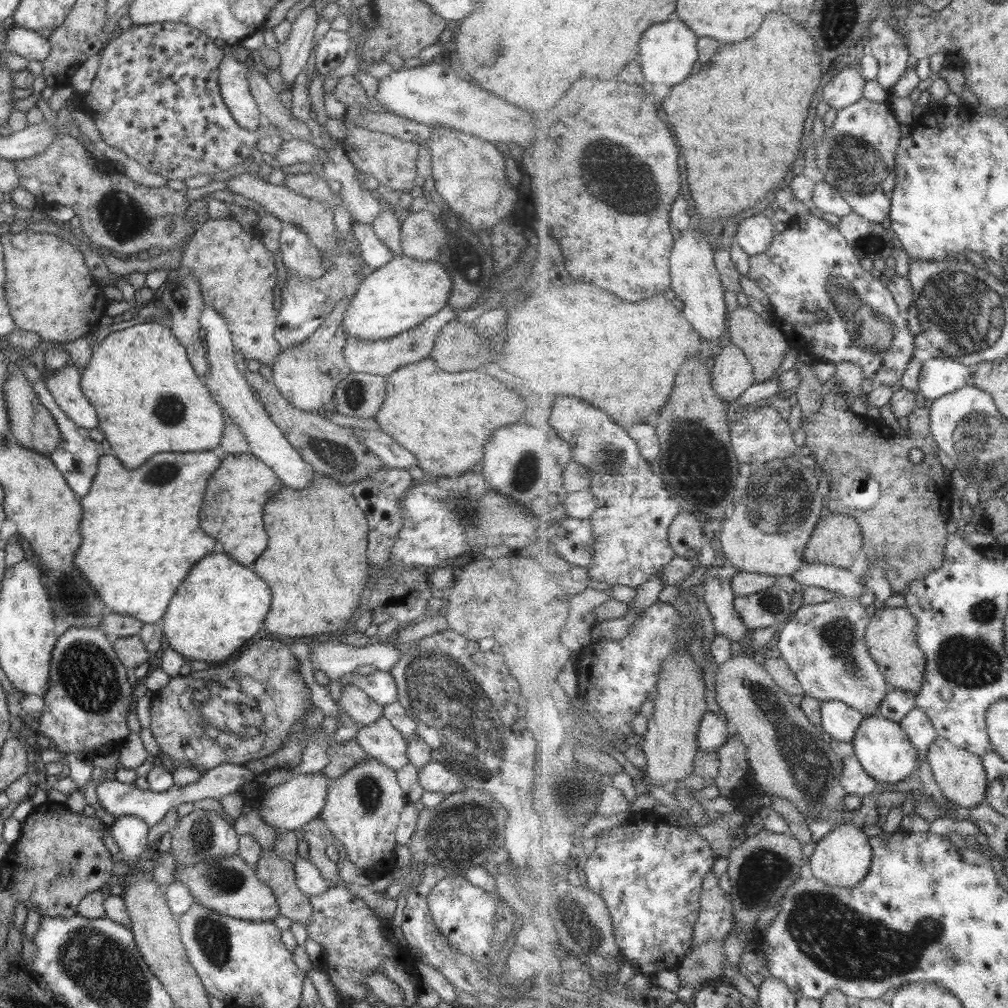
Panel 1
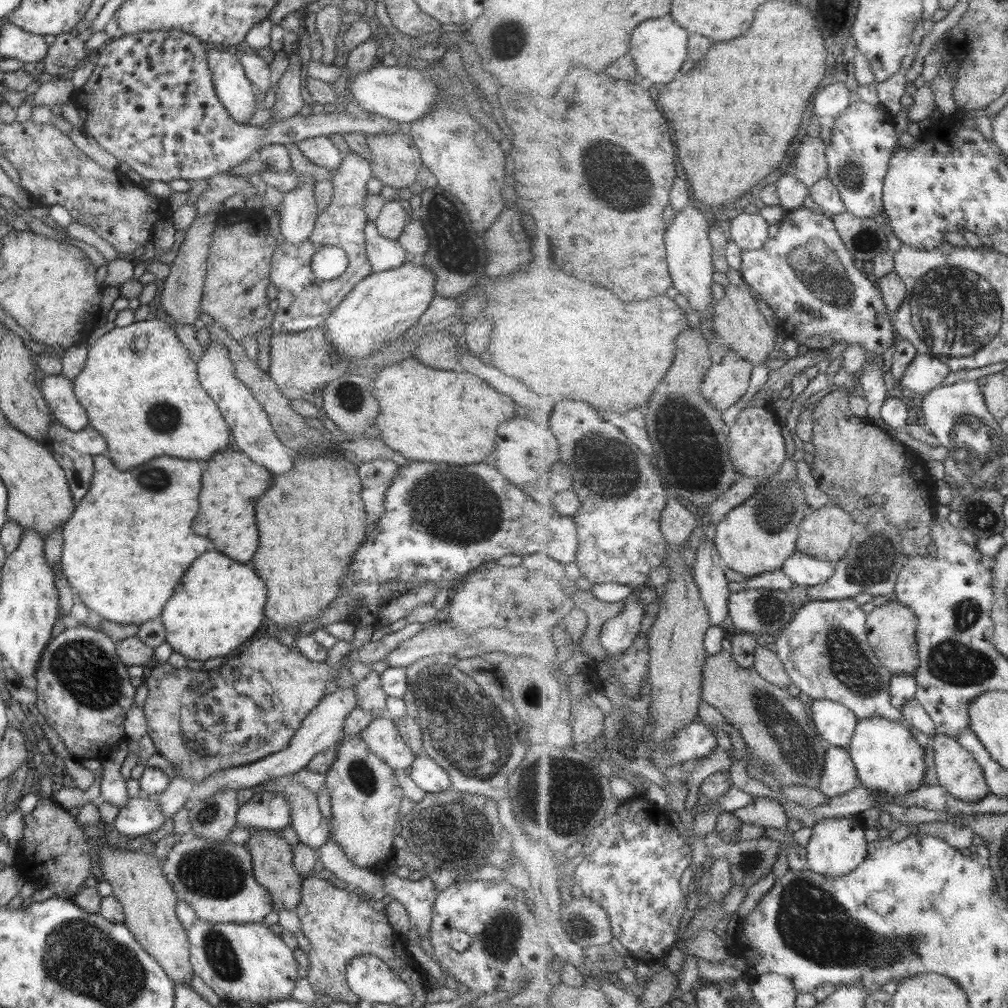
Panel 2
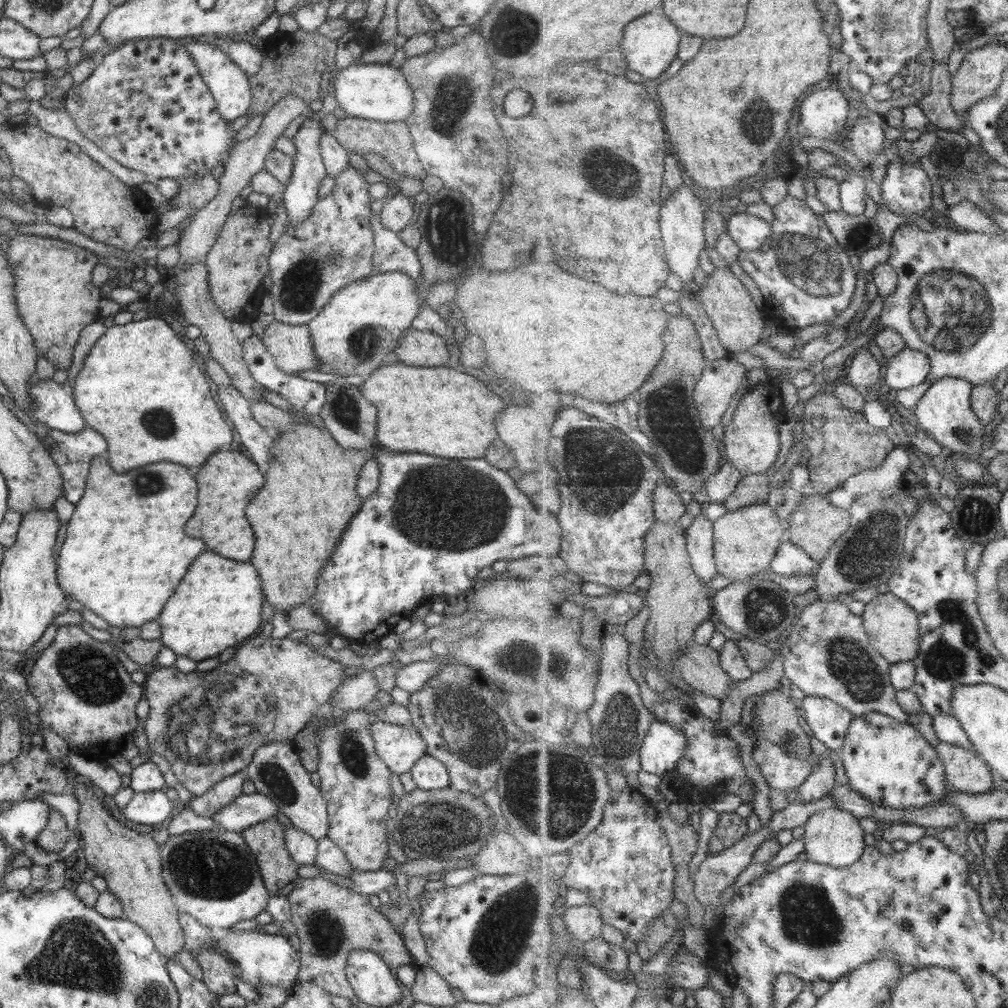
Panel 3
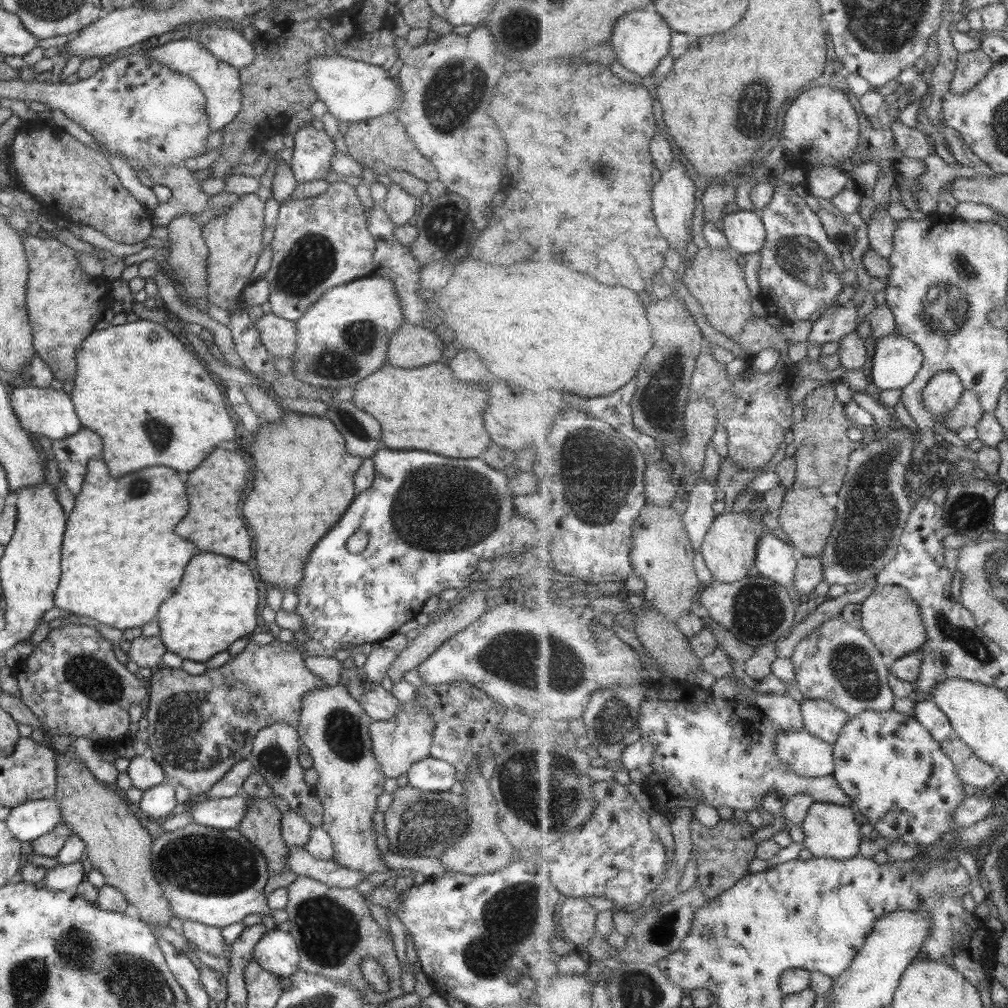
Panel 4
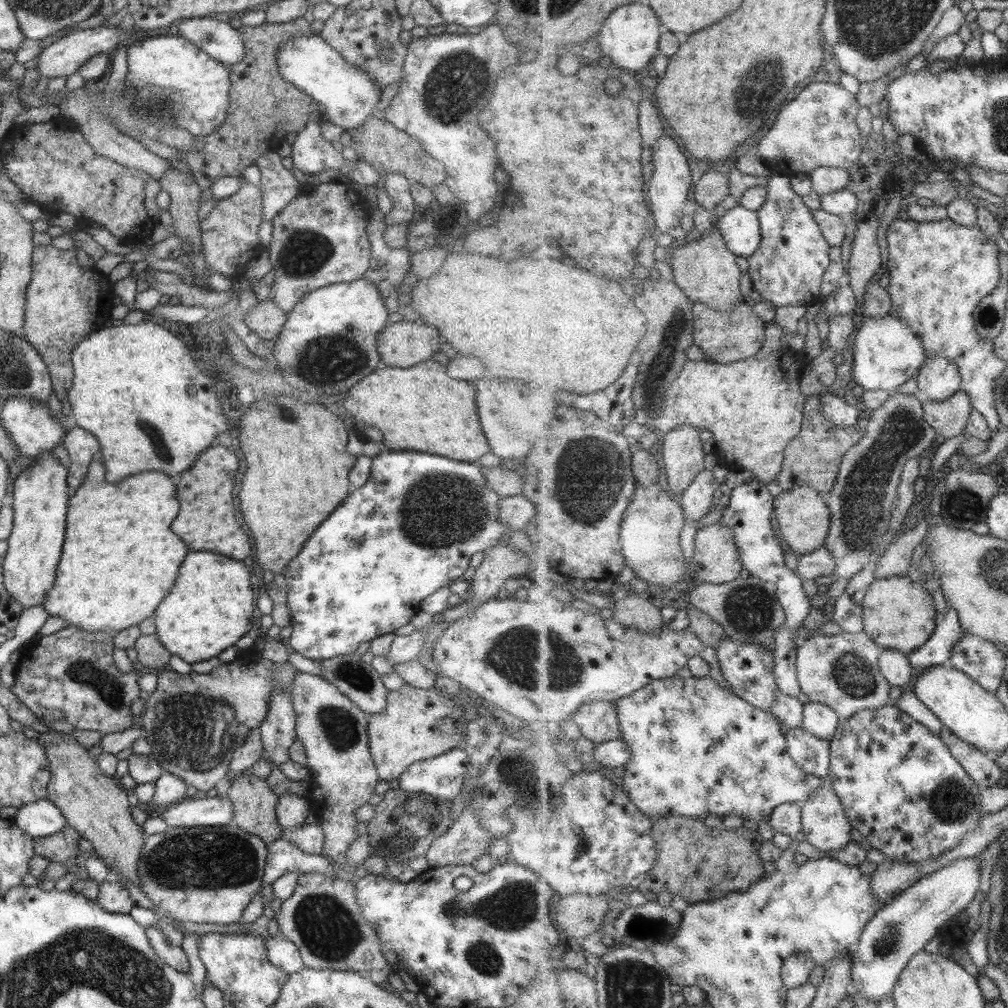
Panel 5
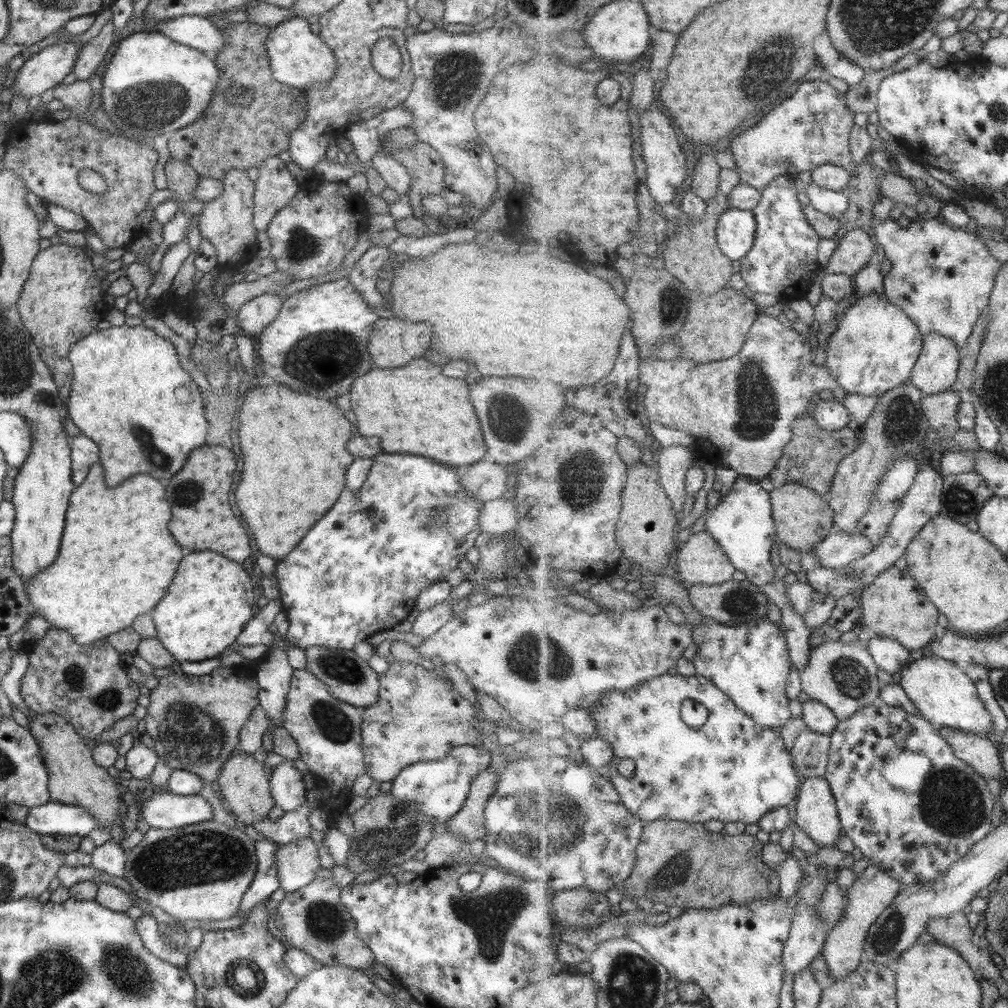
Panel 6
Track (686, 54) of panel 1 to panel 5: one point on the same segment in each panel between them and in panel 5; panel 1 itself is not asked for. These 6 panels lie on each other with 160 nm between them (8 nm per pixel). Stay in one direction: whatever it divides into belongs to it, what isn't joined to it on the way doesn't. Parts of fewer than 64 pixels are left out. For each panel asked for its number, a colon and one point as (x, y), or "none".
2: (659, 50)
3: (652, 42)
4: (643, 39)
5: (631, 37)

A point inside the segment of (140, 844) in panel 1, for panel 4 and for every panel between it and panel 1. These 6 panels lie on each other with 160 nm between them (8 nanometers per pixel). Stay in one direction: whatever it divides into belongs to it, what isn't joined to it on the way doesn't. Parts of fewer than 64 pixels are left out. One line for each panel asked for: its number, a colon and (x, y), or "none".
2: (140, 816)
3: (148, 808)
4: (158, 801)

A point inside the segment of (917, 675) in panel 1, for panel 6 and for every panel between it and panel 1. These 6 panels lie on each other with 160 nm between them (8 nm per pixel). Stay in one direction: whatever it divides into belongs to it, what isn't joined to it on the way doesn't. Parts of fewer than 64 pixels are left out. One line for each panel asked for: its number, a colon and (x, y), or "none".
2: (892, 628)
3: (893, 626)
4: (891, 617)
5: (899, 614)
6: (895, 606)

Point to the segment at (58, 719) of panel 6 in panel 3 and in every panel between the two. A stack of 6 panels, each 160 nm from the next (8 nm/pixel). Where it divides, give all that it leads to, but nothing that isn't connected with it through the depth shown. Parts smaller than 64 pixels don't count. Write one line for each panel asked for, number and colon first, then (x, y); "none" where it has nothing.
3: (128, 861)
4: (116, 845)
5: (94, 804)

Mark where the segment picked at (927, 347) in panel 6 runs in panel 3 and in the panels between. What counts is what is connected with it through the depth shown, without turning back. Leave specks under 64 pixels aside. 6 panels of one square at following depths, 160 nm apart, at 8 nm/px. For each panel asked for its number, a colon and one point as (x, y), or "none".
3: (945, 411)
4: (942, 395)
5: (939, 378)

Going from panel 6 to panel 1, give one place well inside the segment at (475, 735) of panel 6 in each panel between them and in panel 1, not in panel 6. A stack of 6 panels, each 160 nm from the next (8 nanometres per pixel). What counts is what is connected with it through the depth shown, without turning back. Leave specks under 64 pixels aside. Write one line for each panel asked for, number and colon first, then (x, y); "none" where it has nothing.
1: (380, 740)
2: (380, 735)
3: (399, 747)
4: (404, 738)
5: (415, 724)

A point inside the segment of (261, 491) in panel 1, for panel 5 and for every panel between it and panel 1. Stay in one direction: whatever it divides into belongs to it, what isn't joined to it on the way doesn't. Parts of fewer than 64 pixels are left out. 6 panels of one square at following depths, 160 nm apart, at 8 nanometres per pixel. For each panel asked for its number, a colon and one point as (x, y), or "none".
2: (231, 483)
3: (227, 480)
4: (213, 489)
5: (205, 521)

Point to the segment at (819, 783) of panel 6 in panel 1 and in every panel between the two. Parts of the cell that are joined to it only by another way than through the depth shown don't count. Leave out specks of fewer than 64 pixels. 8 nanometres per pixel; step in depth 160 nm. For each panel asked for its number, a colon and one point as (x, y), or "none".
1: (843, 858)
2: (837, 847)
3: (835, 837)
4: (831, 830)
5: (826, 825)

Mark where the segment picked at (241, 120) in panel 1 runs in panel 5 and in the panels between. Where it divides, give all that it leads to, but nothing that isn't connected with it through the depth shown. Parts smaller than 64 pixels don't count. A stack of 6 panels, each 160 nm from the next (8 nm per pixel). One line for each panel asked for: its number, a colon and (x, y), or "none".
2: (235, 93)
3: (229, 86)
4: (219, 82)
5: (167, 76)

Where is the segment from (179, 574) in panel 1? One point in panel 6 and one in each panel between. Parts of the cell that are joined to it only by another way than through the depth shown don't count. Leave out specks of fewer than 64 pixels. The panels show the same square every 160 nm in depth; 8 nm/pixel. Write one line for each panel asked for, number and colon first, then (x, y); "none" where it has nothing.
2: (123, 555)
3: (125, 551)
4: (116, 567)
5: (115, 566)
6: (115, 557)

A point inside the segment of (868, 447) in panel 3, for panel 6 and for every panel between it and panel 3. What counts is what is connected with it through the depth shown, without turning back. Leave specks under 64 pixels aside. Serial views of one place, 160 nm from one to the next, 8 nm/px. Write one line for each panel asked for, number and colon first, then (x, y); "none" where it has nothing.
4: (821, 446)
5: (814, 457)
6: (812, 459)

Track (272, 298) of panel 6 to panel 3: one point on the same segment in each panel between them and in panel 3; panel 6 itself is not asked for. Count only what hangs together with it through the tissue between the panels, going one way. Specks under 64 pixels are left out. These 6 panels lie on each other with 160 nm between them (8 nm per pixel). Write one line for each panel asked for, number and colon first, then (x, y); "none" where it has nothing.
3: (291, 347)
4: (277, 336)
5: (265, 320)

